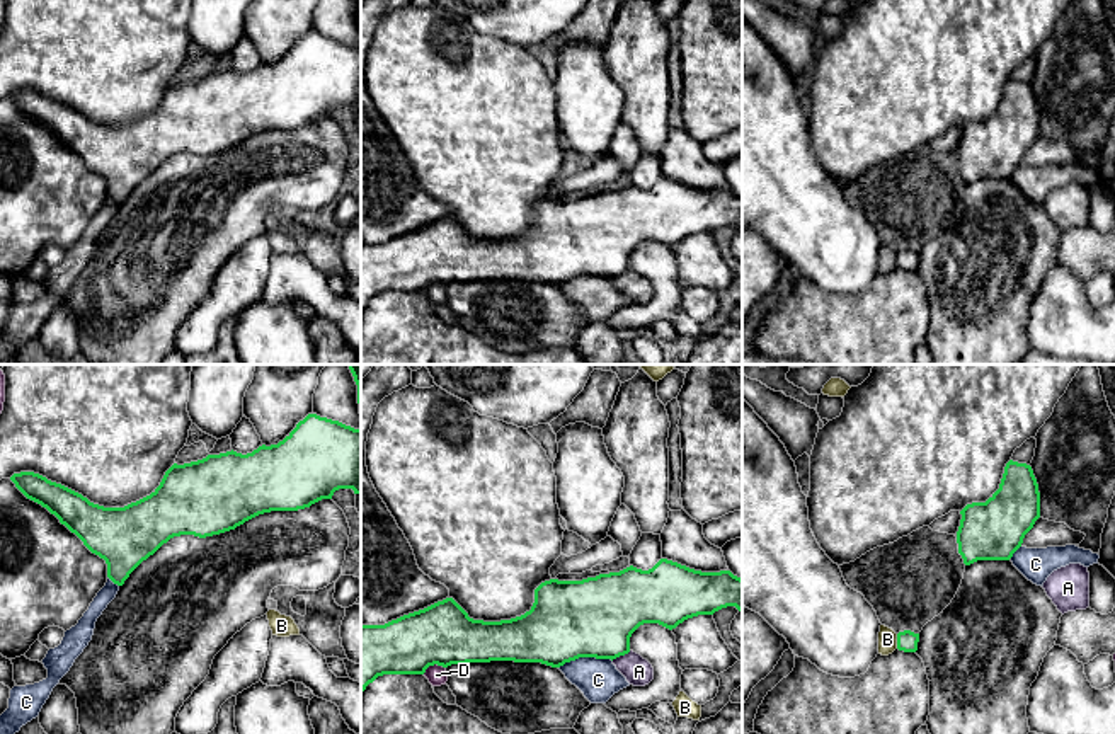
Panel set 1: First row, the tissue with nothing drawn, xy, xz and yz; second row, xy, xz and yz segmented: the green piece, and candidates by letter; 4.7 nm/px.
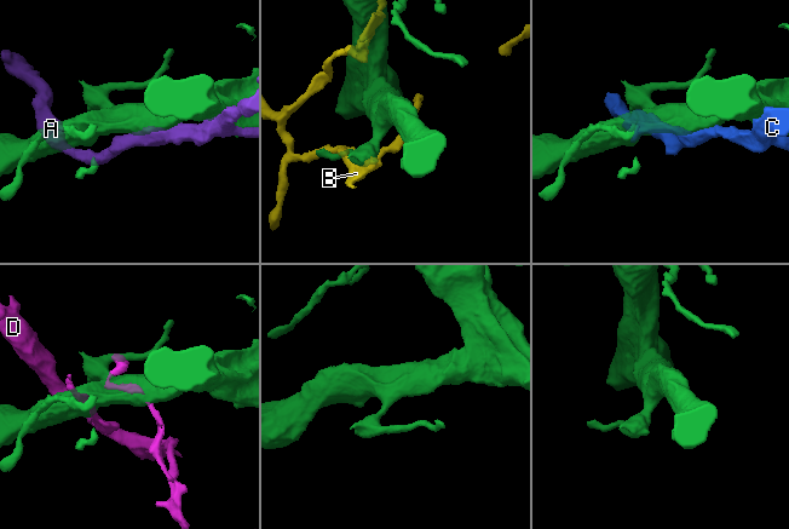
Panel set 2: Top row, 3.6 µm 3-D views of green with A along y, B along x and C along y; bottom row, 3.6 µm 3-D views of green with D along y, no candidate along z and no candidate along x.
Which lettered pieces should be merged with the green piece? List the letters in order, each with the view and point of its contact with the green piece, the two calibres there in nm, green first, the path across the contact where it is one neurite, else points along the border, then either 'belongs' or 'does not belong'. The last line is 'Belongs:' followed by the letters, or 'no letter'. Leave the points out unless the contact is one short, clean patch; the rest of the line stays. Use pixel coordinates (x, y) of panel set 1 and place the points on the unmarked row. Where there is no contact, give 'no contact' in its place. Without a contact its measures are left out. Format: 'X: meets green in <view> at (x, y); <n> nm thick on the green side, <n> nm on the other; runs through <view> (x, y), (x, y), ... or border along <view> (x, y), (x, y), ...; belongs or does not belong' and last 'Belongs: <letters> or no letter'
A: meets green in xz at (620, 273); 380 nm thick on the green side, 140 nm on the other; does not belong
B: meets green in yz at (897, 259); 100 nm thick on the green side, 100 nm on the other; does not belong
C: meets green in xz at (584, 275); 380 nm thick on the green side, 190 nm on the other; belongs
D: meets green in xz at (433, 283); 300 nm thick on the green side, 90 nm on the other; does not belong
Belongs: C

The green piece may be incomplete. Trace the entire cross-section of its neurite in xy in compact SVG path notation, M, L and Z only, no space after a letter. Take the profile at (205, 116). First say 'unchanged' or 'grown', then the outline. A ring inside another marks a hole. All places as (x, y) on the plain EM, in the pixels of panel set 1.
unchanged; M308 32L277 63L262 63L247 73L232 68L184 83L174 82L150 114L124 126L94 123L34 90L14 92L10 99L27 118L54 133L92 172L104 177L107 196L123 204L143 179L174 155L220 153L264 131L298 129L332 118L339 107L361 112L361 48Z

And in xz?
grown; M660 177L652 187L633 184L582 199L550 198L535 208L535 221L521 235L473 238L446 216L385 244L361 244L361 312L383 293L424 293L429 284L514 279L558 286L591 322L606 322L630 305L613 279L630 271L630 255L643 242L669 249L688 237L735 225L742 230L742 198L730 189L701 191Z

